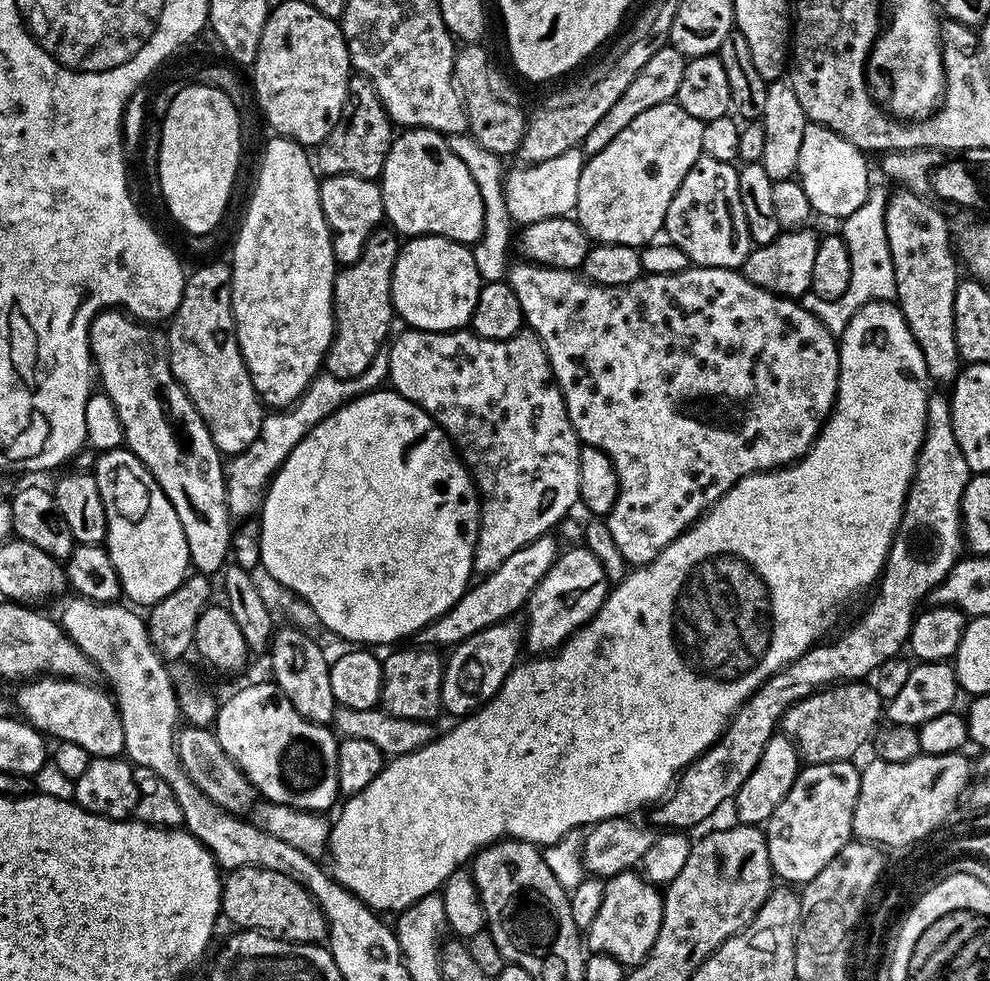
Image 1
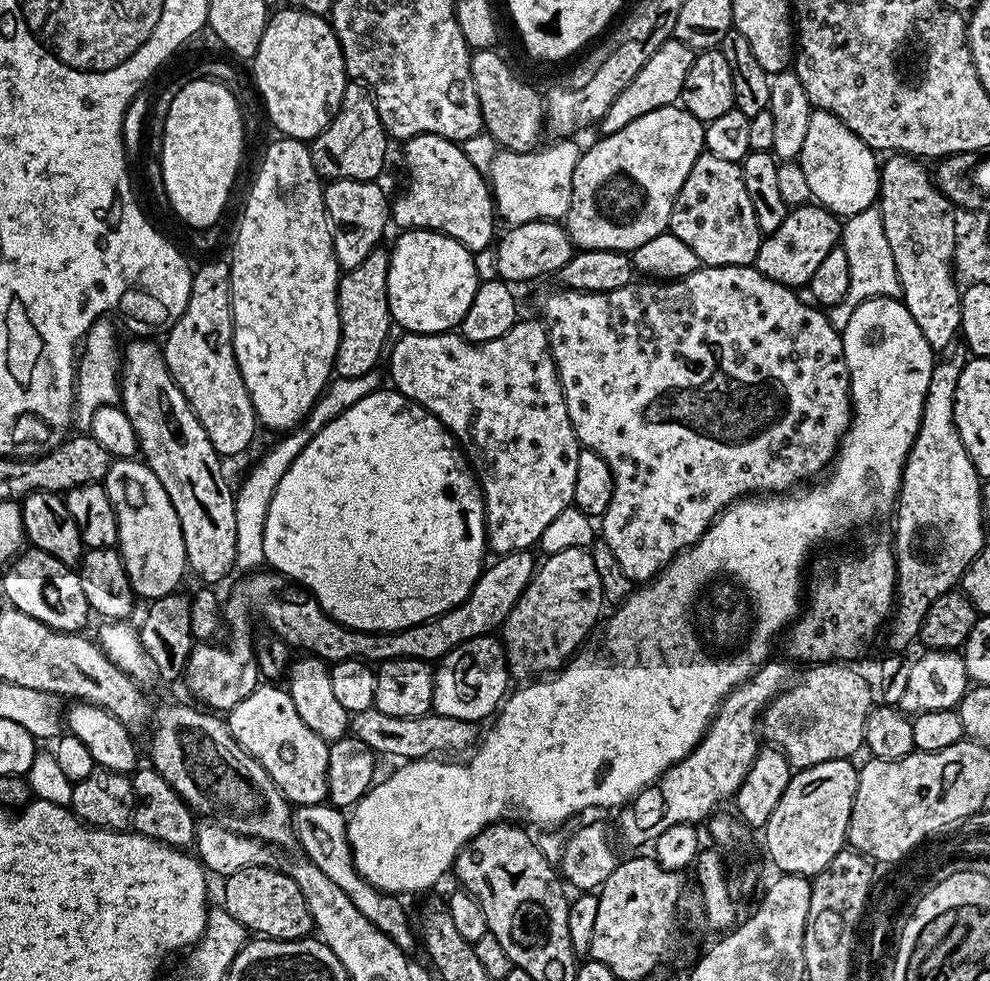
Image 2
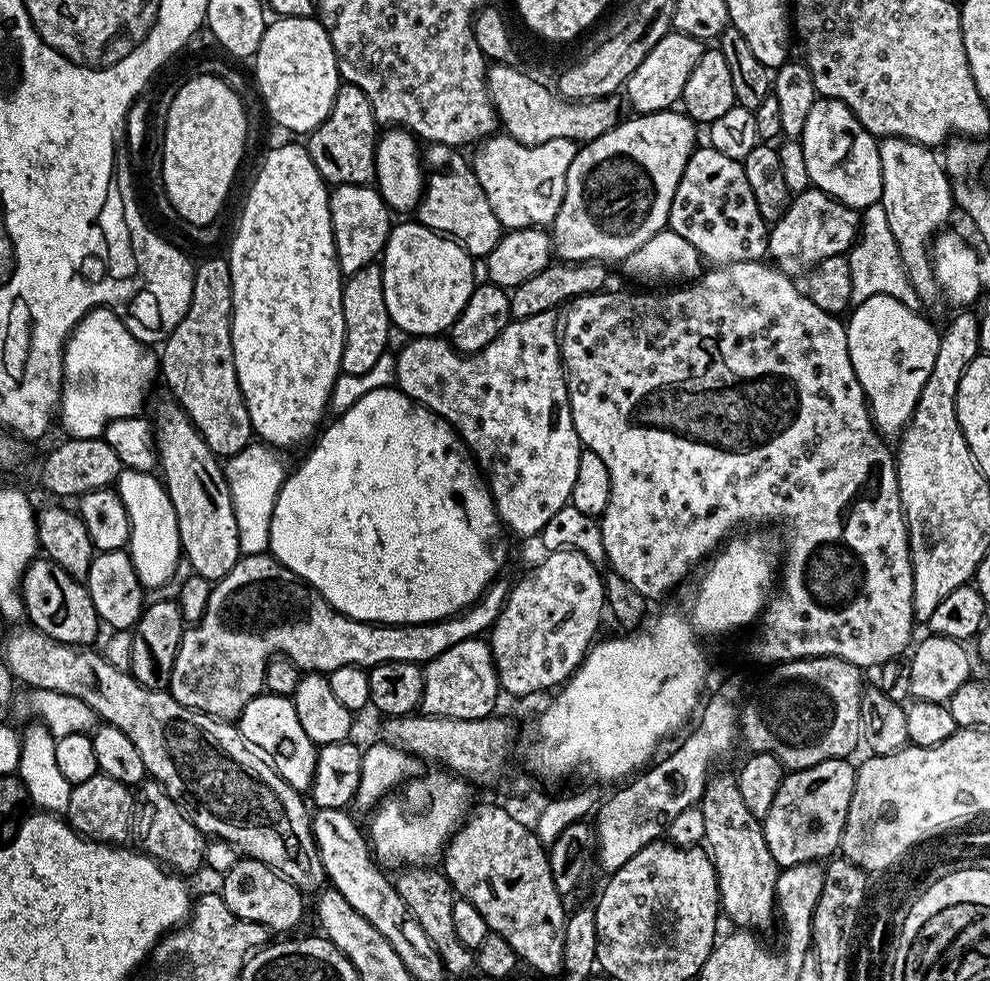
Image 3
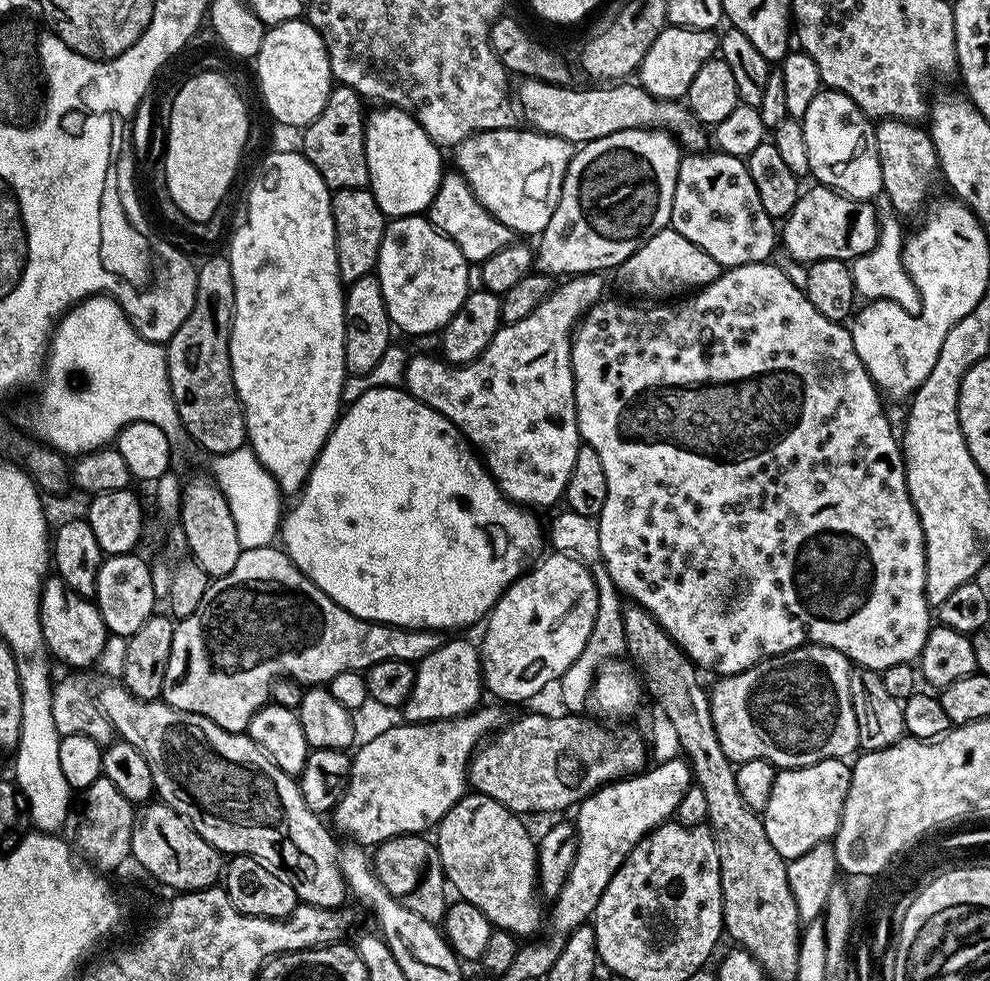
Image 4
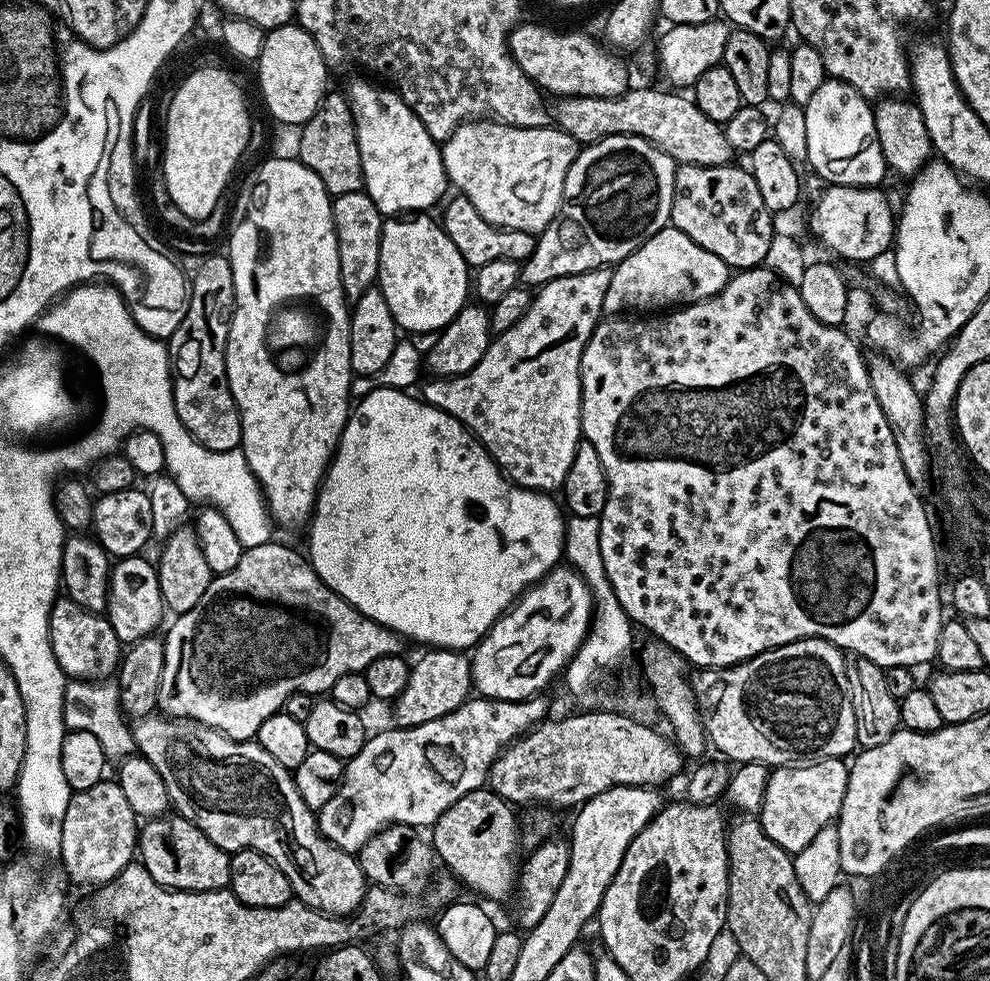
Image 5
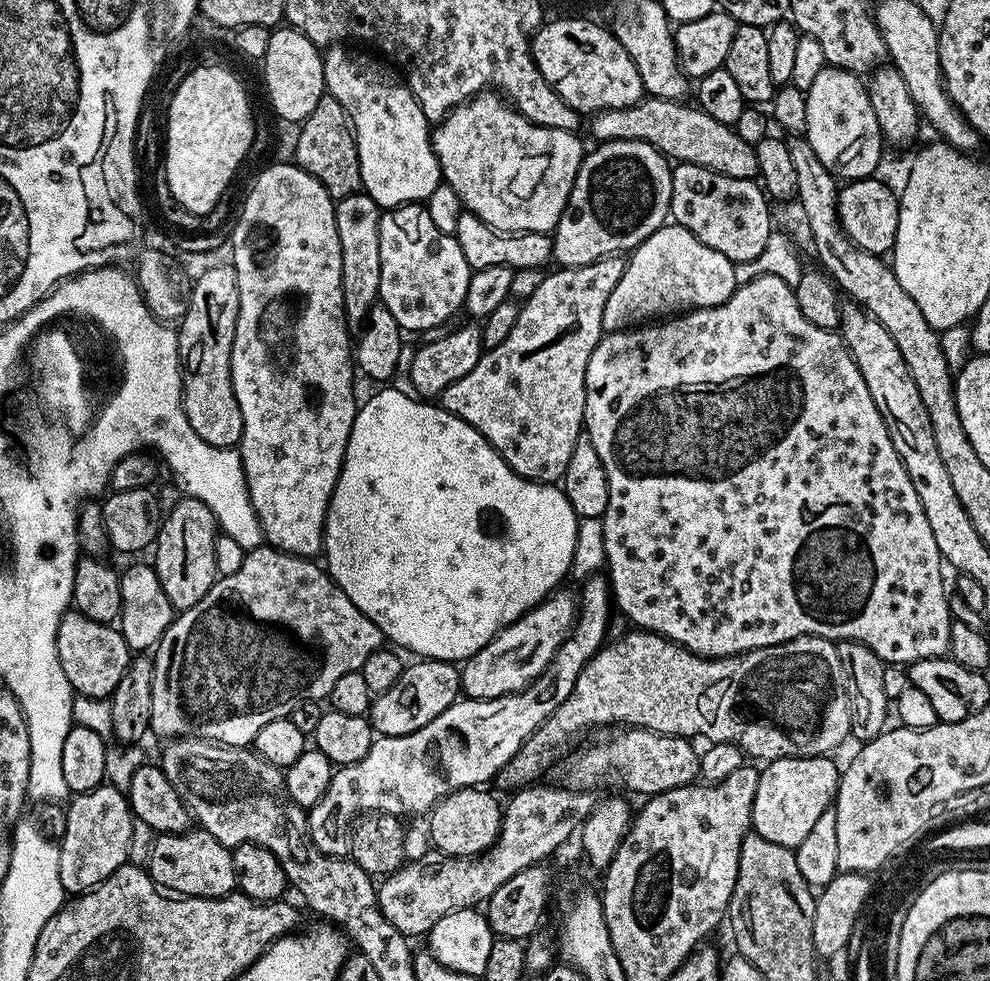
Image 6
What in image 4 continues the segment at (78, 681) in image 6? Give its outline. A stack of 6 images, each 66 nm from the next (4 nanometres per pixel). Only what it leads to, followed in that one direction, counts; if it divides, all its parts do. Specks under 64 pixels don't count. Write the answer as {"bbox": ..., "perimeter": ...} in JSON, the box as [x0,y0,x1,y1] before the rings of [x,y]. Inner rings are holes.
{"bbox":[40,574,110,668],"perimeter":[[[55,574],[45,579],[40,590],[40,629],[44,635],[45,649],[72,668],[90,667],[110,641],[110,633],[95,603],[89,597],[70,590],[70,586],[66,586],[66,582]]]}

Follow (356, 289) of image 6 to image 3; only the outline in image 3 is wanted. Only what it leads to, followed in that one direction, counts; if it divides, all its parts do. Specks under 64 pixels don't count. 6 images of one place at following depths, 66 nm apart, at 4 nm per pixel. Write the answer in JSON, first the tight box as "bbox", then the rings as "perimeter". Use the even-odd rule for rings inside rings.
{"bbox":[328,184,394,274],"perimeter":[[[338,184],[329,191],[328,205],[336,261],[341,273],[351,274],[377,263],[394,223],[393,213],[382,198],[379,188],[372,184]]]}

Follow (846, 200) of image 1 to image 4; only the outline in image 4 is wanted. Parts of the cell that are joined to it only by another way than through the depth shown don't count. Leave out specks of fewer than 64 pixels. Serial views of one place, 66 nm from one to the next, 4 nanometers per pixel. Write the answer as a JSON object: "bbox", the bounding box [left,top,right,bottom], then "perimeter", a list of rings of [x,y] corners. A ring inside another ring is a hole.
{"bbox":[802,90,882,200],"perimeter":[[[822,90],[802,117],[810,172],[819,183],[855,200],[872,200],[882,191],[873,121],[846,94]]]}

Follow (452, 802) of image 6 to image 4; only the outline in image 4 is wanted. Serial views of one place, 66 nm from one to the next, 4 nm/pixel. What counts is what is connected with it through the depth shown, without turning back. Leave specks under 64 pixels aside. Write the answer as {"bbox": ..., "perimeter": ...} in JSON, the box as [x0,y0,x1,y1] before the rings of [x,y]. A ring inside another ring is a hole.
{"bbox":[434,794,542,938],"perimeter":[[[465,794],[436,825],[434,843],[444,867],[444,876],[454,889],[455,895],[470,906],[478,906],[478,910],[482,910],[482,914],[486,914],[486,918],[492,923],[493,929],[501,928],[517,938],[532,938],[541,931],[539,928],[540,924],[542,928],[542,900],[538,895],[536,866],[538,844],[530,838],[517,813],[502,806],[502,802],[494,802],[494,798]]]}

